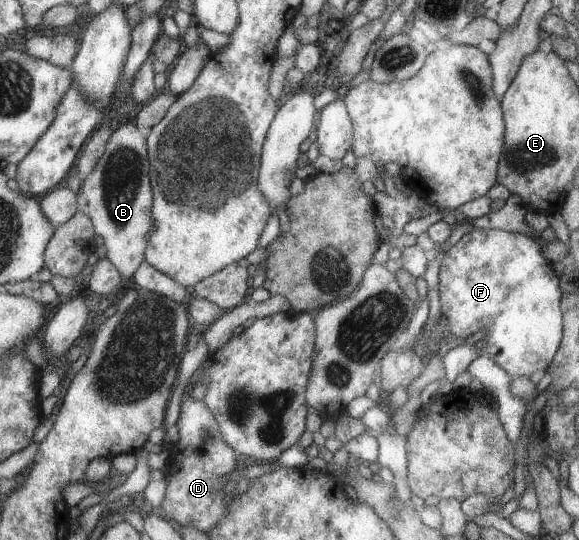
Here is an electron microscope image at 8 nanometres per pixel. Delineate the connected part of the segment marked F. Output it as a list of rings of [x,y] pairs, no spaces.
[[[479,228],[471,230],[466,234],[463,234],[457,242],[447,250],[442,261],[440,262],[440,268],[438,272],[438,297],[440,299],[440,313],[446,317],[449,331],[453,336],[461,337],[461,339],[468,338],[470,335],[479,333],[479,338],[486,341],[483,349],[483,355],[489,356],[509,377],[514,378],[517,376],[525,376],[526,378],[533,378],[533,381],[542,374],[545,373],[549,367],[549,362],[553,359],[557,348],[559,347],[562,338],[562,309],[560,307],[560,301],[562,300],[562,294],[558,283],[559,278],[554,274],[554,271],[550,268],[550,264],[545,261],[545,258],[541,255],[541,245],[536,242],[535,238],[523,235],[520,233],[507,232],[497,228],[483,229]]]

